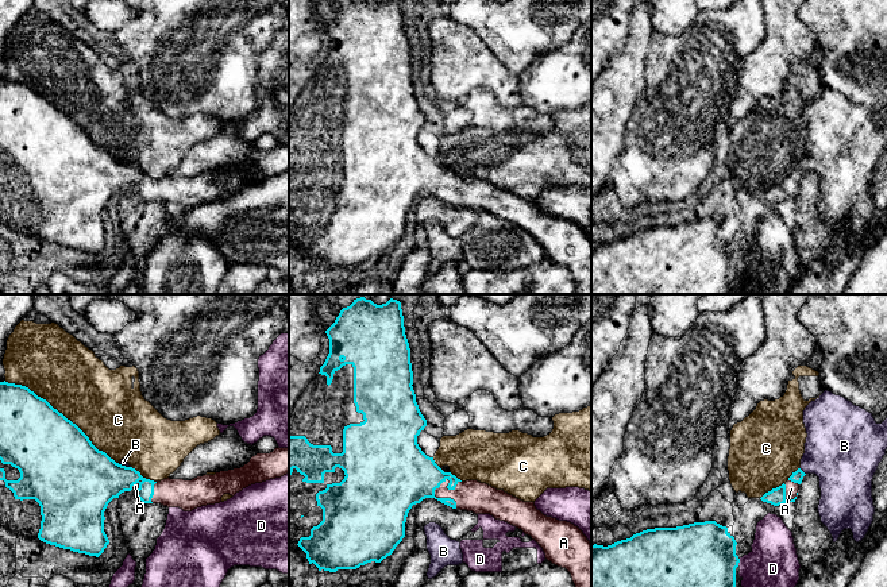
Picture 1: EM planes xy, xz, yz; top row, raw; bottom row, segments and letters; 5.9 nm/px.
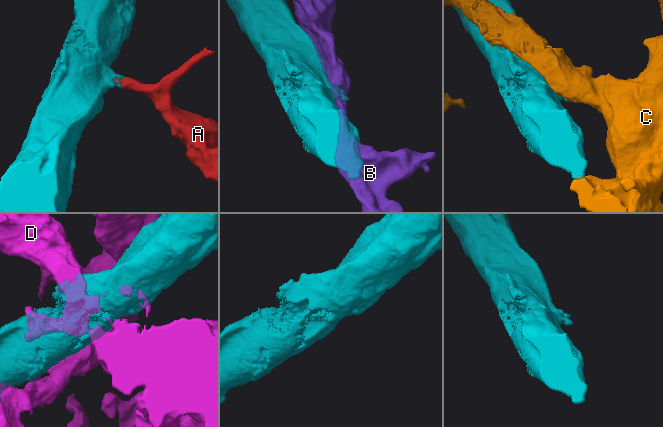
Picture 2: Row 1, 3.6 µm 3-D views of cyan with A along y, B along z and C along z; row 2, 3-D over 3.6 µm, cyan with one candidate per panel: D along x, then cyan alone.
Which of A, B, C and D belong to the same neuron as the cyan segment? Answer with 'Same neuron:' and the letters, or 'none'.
Same neuron: A

